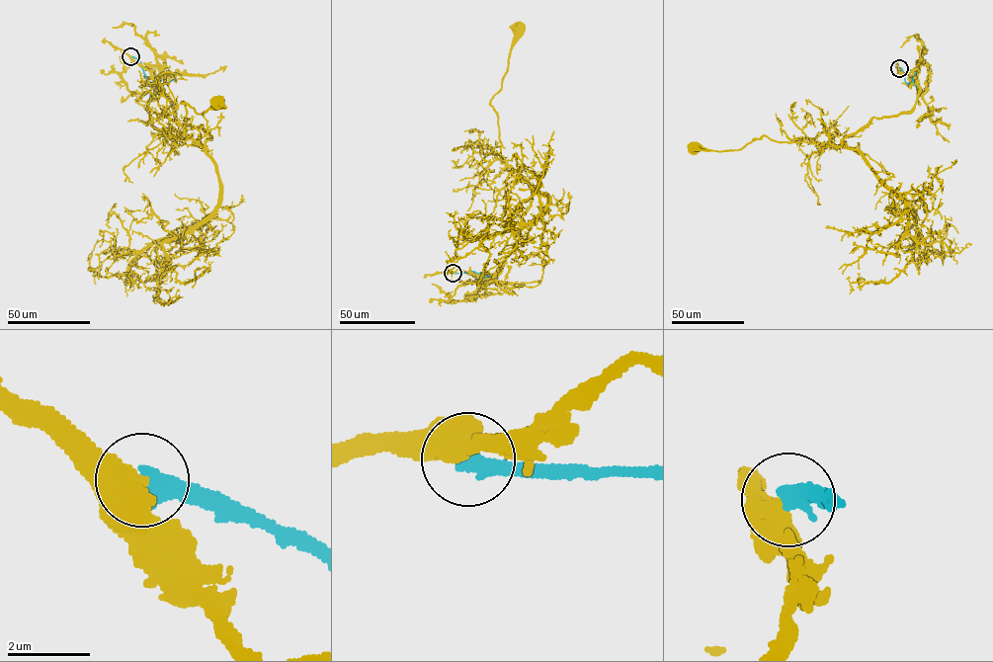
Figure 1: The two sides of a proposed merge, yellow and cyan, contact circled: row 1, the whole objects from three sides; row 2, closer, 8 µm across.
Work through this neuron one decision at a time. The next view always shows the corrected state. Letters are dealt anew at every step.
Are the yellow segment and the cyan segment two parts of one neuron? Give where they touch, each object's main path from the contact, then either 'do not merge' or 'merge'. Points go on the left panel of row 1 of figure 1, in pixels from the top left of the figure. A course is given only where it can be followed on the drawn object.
(130, 56) | yellow via (130, 56), (176, 122), (202, 124), (212, 137), (202, 147), (183, 127), (181, 103), (201, 114), (219, 101) | cyan via (130, 56), (139, 61), (146, 79), (157, 87), (174, 78), (165, 74) | do not merge

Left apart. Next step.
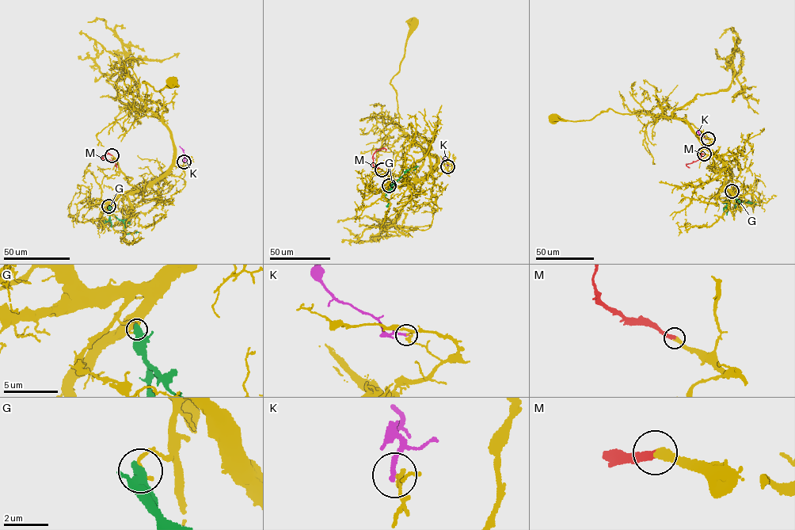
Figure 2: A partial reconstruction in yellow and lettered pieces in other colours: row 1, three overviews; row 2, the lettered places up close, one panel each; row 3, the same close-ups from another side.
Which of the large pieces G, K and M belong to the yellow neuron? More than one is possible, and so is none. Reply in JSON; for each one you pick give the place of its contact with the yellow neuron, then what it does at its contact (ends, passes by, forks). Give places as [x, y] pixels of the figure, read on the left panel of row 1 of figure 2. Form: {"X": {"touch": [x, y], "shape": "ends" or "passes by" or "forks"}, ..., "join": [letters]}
{"M": {"touch": [112, 155], "shape": "ends"}, "join": ["M"]}

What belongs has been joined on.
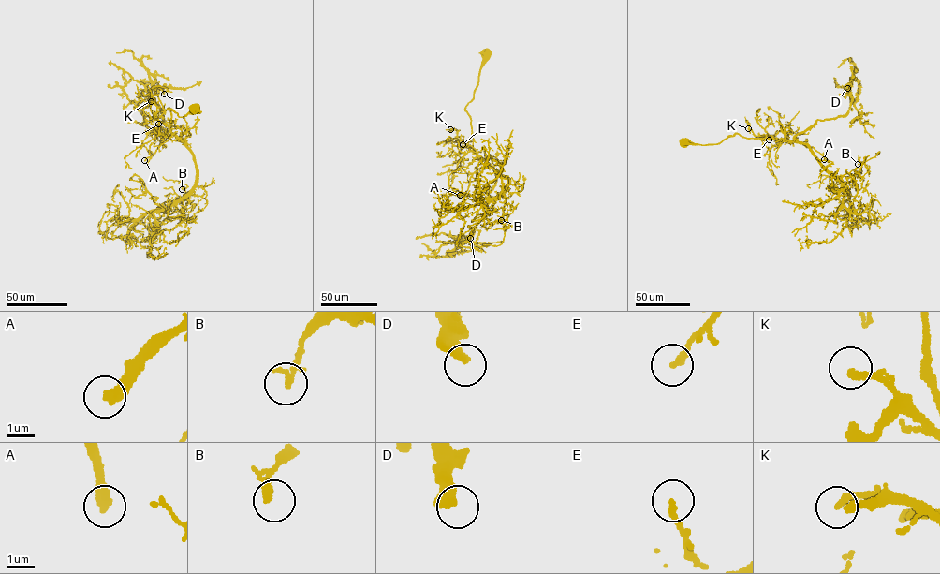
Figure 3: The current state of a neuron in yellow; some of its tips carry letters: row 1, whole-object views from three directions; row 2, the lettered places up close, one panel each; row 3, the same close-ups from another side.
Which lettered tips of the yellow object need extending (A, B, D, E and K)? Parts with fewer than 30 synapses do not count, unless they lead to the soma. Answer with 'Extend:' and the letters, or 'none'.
Extend: A, E

